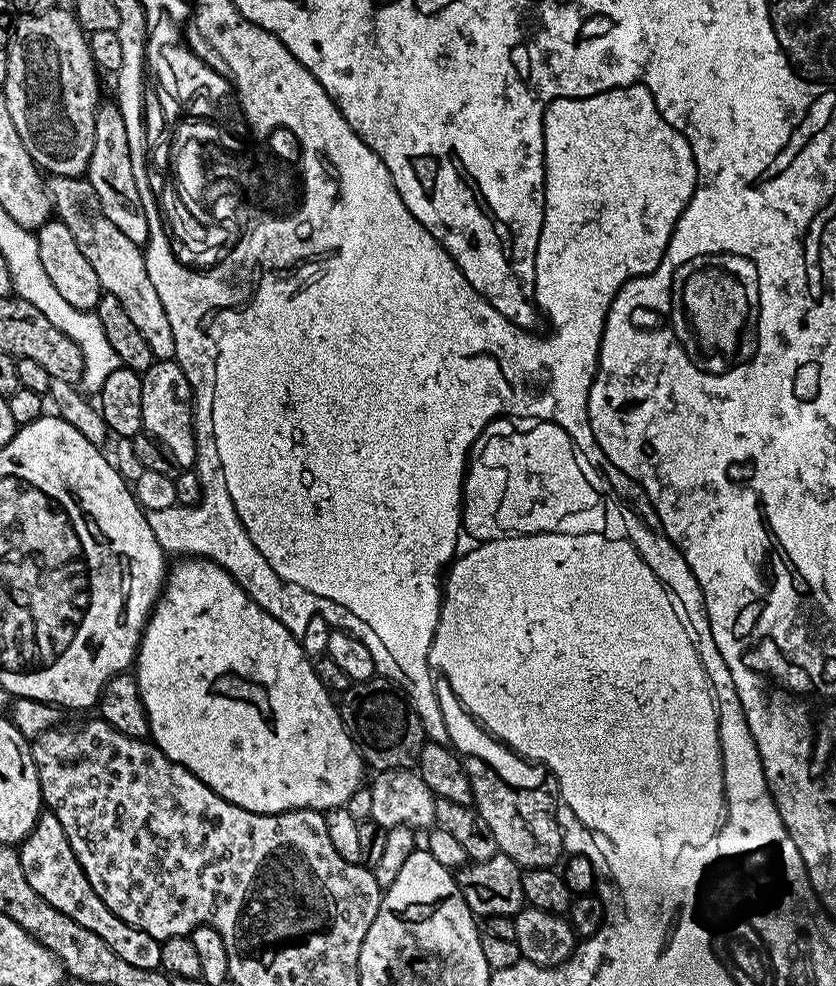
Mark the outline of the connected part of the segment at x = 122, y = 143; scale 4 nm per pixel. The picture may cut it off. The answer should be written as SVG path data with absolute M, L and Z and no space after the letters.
M114 102L101 103L96 109L94 118L94 154L90 154L86 179L94 186L94 194L98 194L98 202L102 202L102 214L130 238L130 242L144 246L148 242L148 223L146 210L142 210L142 198L138 198L138 185L134 183L134 173L130 166L130 142L126 142L126 122L122 122L122 110Z

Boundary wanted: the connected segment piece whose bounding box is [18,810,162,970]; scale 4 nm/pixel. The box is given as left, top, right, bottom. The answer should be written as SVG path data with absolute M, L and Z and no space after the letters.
M41 811L28 837L20 841L18 851L22 862L22 874L26 874L26 882L30 882L30 886L34 886L36 893L46 898L46 902L50 902L50 906L74 918L78 926L86 926L86 930L98 934L98 938L102 938L102 942L106 942L106 946L110 946L110 950L114 950L118 958L130 962L130 966L142 966L142 970L160 968L161 941L150 938L150 934L130 926L125 920L115 916L104 905L102 898L98 898L94 886L90 886L66 838L66 830L62 830L62 822L58 822L53 812Z

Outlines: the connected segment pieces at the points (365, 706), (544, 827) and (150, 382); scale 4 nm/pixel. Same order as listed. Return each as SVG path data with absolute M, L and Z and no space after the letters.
M373 678L353 683L339 697L338 707L344 720L346 730L356 743L357 750L364 757L365 765L376 772L398 770L399 768L415 769L418 758L422 754L422 746L426 743L424 727L420 715L412 709L412 701L404 695L397 685L387 678Z
M480 736L474 744L476 747L466 751L472 752L472 760L463 757L464 769L472 787L472 804L480 813L480 819L490 826L500 852L524 870L559 865L565 851L560 823L556 821L561 803L557 776L547 768L538 772L536 768L524 768L520 760L513 759L486 736L484 740Z
M175 359L156 360L140 377L143 431L154 434L174 458L177 469L196 467L196 425L192 387Z

